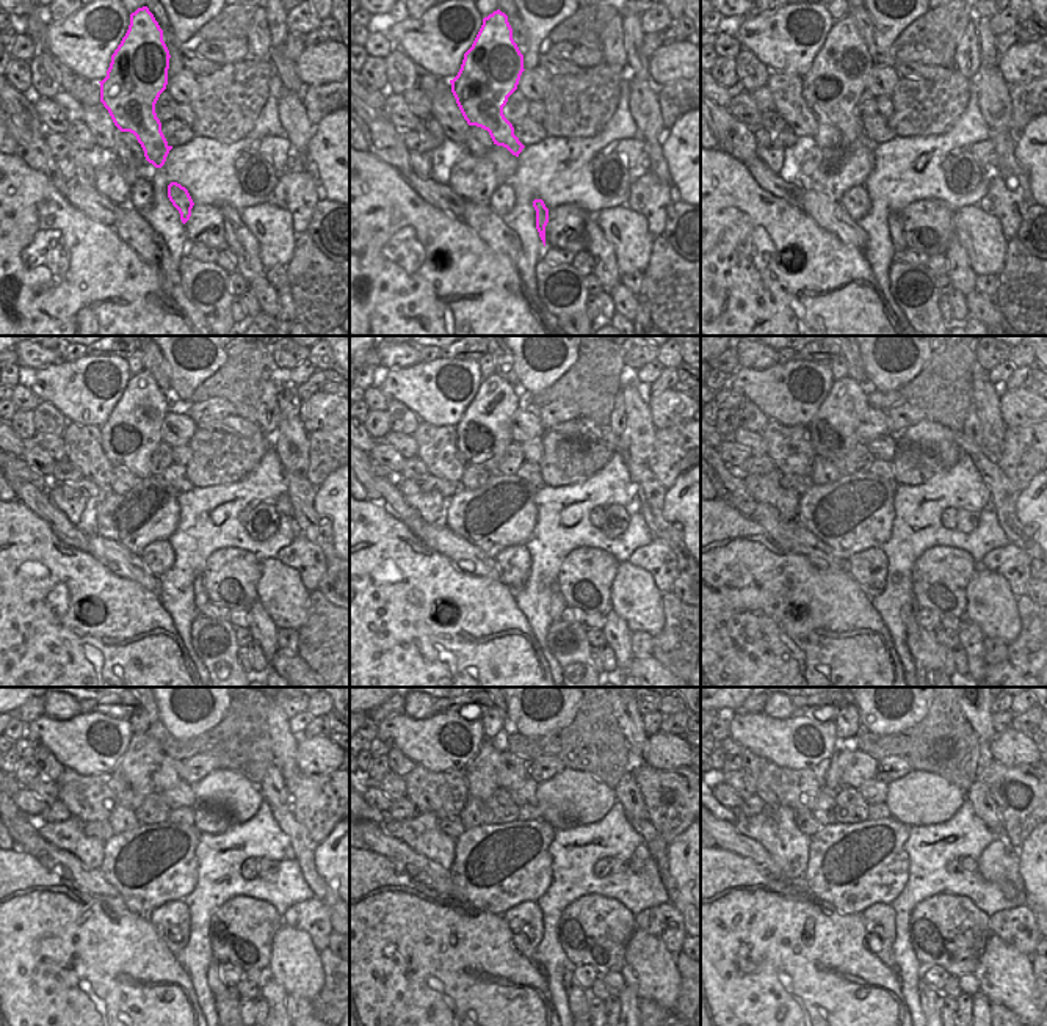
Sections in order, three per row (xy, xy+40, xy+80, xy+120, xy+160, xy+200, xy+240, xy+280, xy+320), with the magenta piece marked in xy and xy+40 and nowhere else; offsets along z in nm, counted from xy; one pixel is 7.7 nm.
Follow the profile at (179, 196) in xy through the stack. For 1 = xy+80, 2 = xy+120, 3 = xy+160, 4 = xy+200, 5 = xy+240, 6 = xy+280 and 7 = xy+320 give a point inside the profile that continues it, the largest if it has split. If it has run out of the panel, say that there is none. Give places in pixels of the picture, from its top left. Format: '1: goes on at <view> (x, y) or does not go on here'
1: goes on at xy+80 (894, 220)
2: goes on at xy+120 (201, 598)
3: goes on at xy+160 (557, 603)
4: goes on at xy+200 (909, 609)
5: goes on at xy+240 (218, 989)
6: goes on at xy+280 (579, 1000)
7: goes on at xy+320 (928, 996)

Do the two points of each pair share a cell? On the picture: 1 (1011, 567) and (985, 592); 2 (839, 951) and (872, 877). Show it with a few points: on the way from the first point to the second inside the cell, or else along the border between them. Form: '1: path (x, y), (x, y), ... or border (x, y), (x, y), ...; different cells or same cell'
1: border (980, 563), (997, 573), (1008, 584), (1014, 596); different cells
2: border (822, 899), (840, 913), (859, 915); different cells

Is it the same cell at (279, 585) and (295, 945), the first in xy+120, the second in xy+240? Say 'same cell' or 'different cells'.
same cell

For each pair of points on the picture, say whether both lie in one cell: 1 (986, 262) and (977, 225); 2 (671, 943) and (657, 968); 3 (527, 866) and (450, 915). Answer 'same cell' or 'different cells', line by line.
1: same cell
2: different cells
3: different cells

